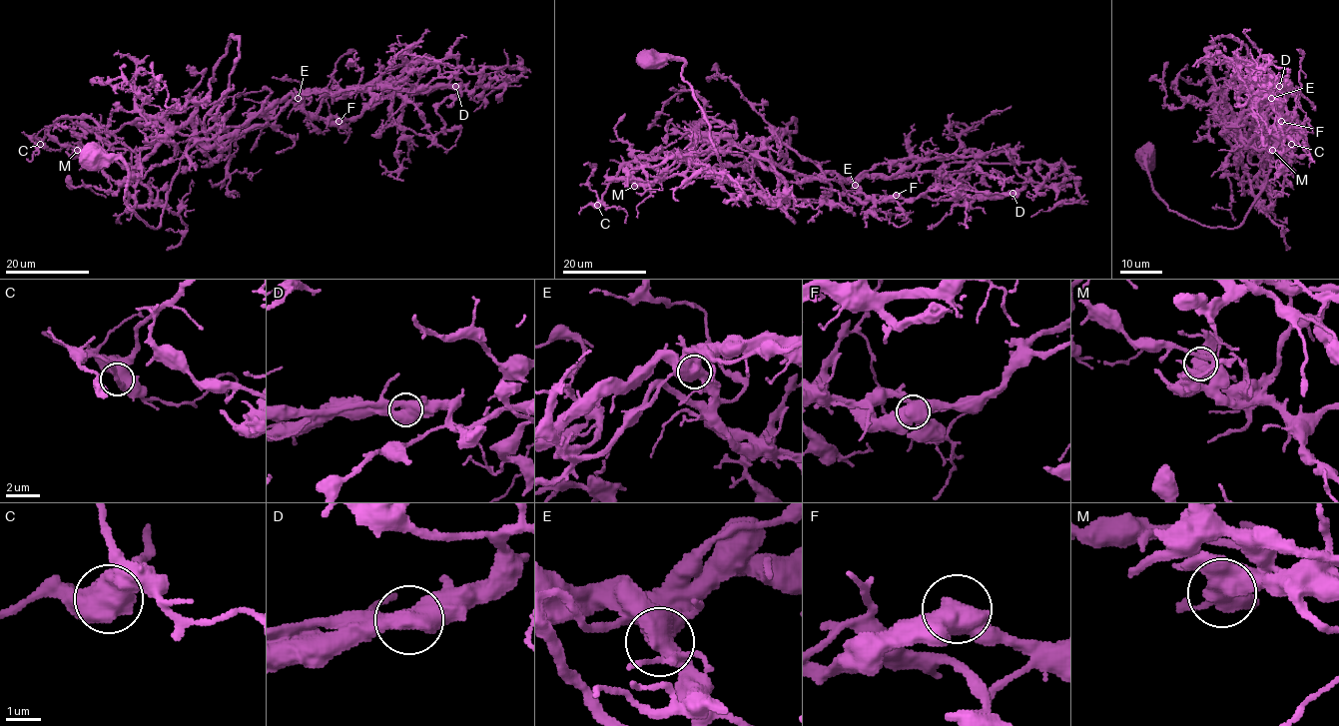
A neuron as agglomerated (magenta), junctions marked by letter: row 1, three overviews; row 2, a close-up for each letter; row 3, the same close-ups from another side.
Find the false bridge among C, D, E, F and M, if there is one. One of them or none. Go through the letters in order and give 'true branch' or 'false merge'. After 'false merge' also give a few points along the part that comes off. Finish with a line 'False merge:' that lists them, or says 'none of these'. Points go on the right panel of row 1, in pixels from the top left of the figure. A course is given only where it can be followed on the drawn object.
C: true branch
D: false merge
E: true branch
F: true branch
M: true branch
False merge: D

